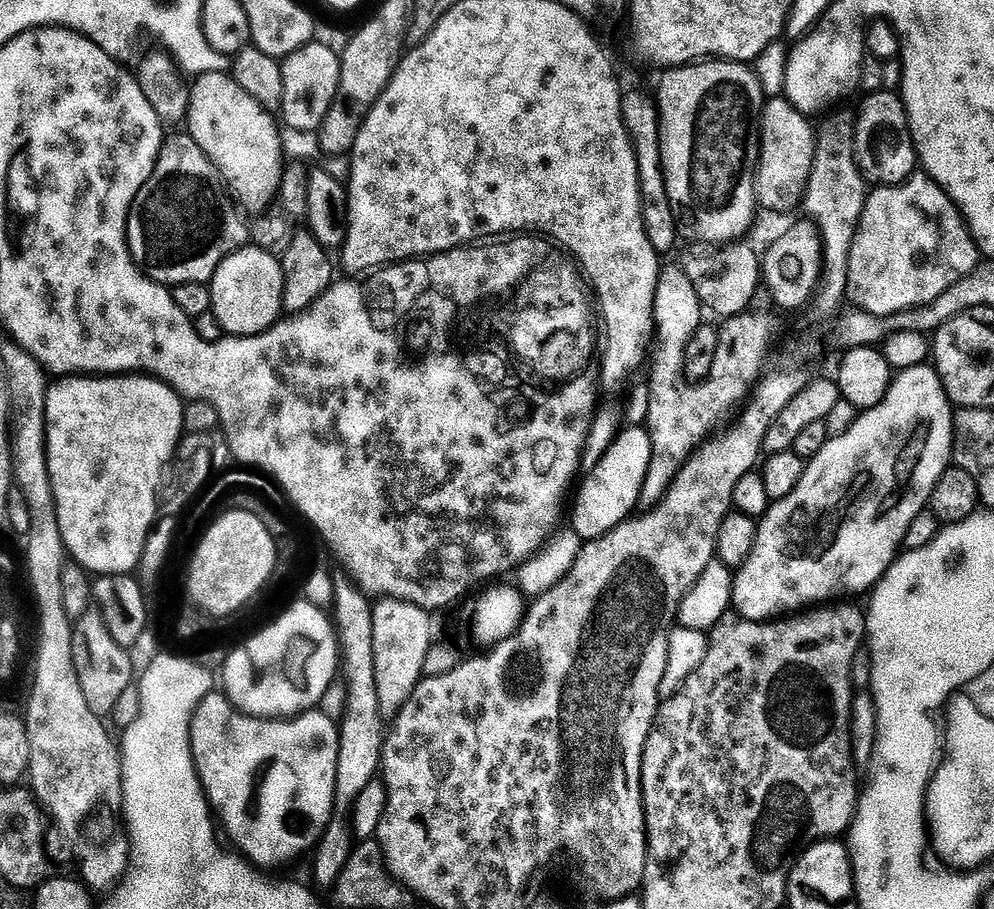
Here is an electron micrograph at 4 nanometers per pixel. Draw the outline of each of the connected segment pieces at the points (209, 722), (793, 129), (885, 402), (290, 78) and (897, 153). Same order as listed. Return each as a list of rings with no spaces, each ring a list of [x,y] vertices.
[[[213,690],[209,692],[207,698],[198,706],[198,710],[192,716],[192,757],[194,758],[194,762],[196,763],[196,773],[200,776],[200,784],[204,787],[204,795],[207,796],[209,805],[214,809],[215,815],[218,817],[219,823],[222,825],[224,823],[224,828],[228,831],[228,836],[233,840],[234,843],[237,844],[235,847],[239,849],[241,853],[251,863],[259,866],[264,870],[272,870],[268,868],[276,868],[279,864],[284,864],[287,860],[292,860],[295,856],[300,856],[303,852],[311,853],[313,849],[315,849],[316,845],[320,842],[320,837],[324,835],[325,832],[328,831],[328,824],[332,820],[332,809],[336,807],[336,763],[338,762],[338,754],[340,753],[340,729],[338,727],[337,721],[336,723],[331,720],[330,717],[327,716],[324,712],[318,712],[320,710],[309,710],[307,712],[300,713],[299,716],[293,716],[291,718],[261,718],[258,716],[248,716],[245,712],[240,711],[240,709],[235,708],[231,701],[228,698],[221,694],[219,691]]]
[[[772,98],[765,103],[764,117],[760,120],[760,166],[756,172],[756,196],[761,209],[768,212],[792,212],[804,203],[812,167],[816,161],[818,132],[805,113],[798,111],[787,98]]]
[[[919,364],[917,368],[903,369],[893,379],[886,398],[882,398],[882,402],[878,406],[861,411],[856,417],[854,426],[850,426],[850,430],[846,430],[846,434],[831,437],[826,442],[826,446],[822,446],[822,454],[807,461],[802,474],[802,482],[798,482],[798,486],[794,486],[790,495],[775,501],[768,511],[759,517],[756,525],[756,541],[732,581],[731,607],[746,620],[771,622],[785,614],[799,613],[809,606],[820,606],[825,602],[839,601],[841,598],[852,598],[855,592],[866,591],[865,593],[867,593],[869,590],[875,589],[884,573],[892,565],[892,561],[901,551],[906,530],[910,530],[910,522],[914,522],[914,518],[918,518],[918,514],[928,508],[928,500],[932,497],[934,486],[938,486],[938,478],[942,478],[942,474],[950,467],[953,415],[953,405],[944,392],[940,375],[936,373],[935,367]]]
[[[315,42],[294,50],[294,54],[283,57],[282,106],[279,115],[283,123],[294,133],[316,132],[323,126],[326,114],[336,97],[340,85],[340,56]]]
[[[869,92],[863,98],[860,109],[854,112],[852,151],[856,165],[865,181],[873,185],[900,184],[918,168],[904,101],[896,92]]]

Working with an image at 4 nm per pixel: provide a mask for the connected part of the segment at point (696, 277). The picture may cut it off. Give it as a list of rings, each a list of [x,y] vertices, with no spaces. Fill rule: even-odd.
[[[732,244],[718,256],[698,256],[686,264],[685,277],[694,288],[697,299],[708,311],[712,310],[721,319],[743,315],[749,308],[756,288],[762,281],[762,262],[747,244]]]

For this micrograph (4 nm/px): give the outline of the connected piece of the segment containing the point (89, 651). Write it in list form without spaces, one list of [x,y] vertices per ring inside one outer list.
[[[87,610],[75,621],[72,633],[72,661],[76,667],[76,677],[82,694],[86,697],[86,706],[96,716],[106,718],[111,715],[118,698],[126,687],[134,683],[132,660],[129,649],[118,646],[106,630],[106,622],[99,610]]]

